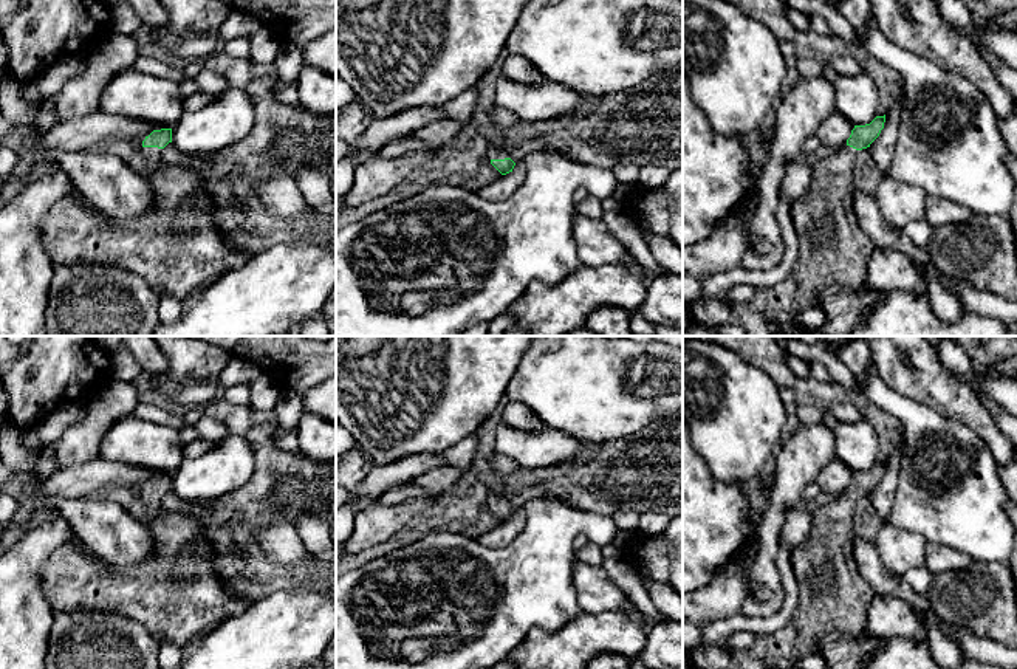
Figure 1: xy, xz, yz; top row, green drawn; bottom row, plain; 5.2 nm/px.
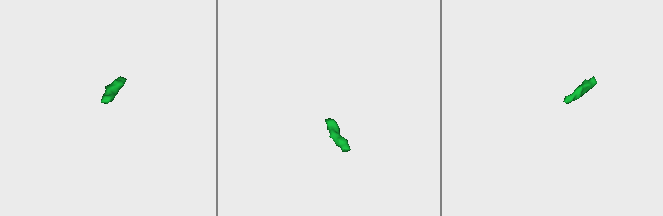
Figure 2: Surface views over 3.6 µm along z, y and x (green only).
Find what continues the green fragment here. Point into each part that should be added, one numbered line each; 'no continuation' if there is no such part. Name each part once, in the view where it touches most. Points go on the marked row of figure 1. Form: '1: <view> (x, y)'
1: xy (177, 248)

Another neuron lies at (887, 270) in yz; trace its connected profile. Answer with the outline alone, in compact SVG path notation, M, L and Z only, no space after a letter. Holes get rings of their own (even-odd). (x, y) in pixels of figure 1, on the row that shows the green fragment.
M875 248L862 288L879 294L904 291L929 297L923 273L906 254L893 249Z

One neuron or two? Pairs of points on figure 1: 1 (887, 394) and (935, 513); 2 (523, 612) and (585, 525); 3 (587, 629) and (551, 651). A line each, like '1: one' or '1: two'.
1: one
2: one
3: one

